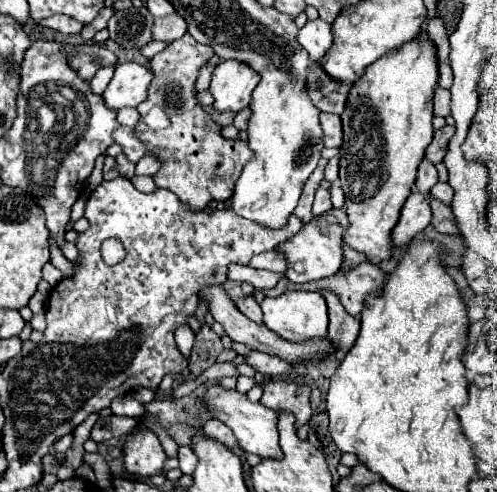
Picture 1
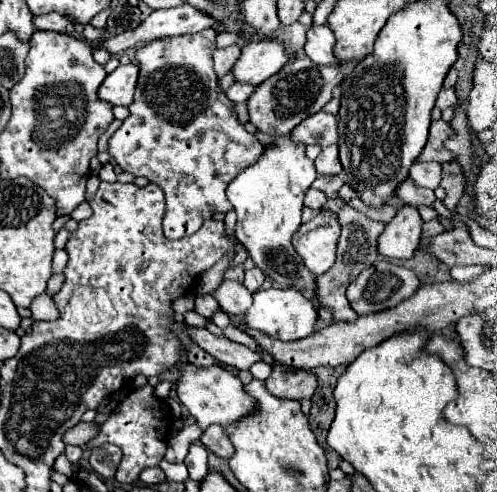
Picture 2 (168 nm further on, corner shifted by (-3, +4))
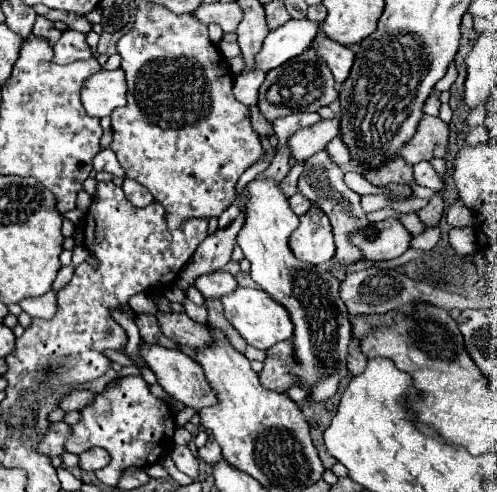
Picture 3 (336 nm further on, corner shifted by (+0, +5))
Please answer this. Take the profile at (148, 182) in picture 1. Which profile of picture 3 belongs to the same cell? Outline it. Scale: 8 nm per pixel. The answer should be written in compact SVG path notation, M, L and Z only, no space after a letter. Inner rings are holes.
M125 180L123 182L123 192L125 192L125 196L127 196L127 200L131 202L131 204L135 204L137 208L143 208L143 206L147 206L147 204L151 204L153 202L153 196L151 196L151 192L147 192L147 188L143 188L139 182L135 182L135 180Z

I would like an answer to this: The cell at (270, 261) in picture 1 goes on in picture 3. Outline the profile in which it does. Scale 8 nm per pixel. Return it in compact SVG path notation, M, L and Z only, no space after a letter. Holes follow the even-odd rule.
M251 180L245 188L245 222L237 234L237 244L251 262L251 278L291 312L295 324L295 358L299 360L299 366L293 368L293 372L301 380L301 388L317 402L325 400L337 392L339 380L347 376L351 322L343 300L339 298L339 282L333 280L327 270L323 272L293 256L287 240L299 226L299 216L291 210L289 198L281 190L281 182Z

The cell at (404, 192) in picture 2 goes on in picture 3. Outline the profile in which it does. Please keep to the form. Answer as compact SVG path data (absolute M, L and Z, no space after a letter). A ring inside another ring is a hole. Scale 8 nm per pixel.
M395 158L387 168L379 168L379 172L371 172L371 176L365 176L371 184L375 186L389 186L389 184L405 184L405 186L415 186L413 170L407 166L401 158Z

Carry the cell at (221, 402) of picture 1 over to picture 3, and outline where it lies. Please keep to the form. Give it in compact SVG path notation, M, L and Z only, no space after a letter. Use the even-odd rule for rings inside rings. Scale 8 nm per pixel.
M143 344L141 348L141 354L143 358L147 360L149 368L155 372L159 384L163 386L163 390L167 394L171 394L175 400L183 402L187 408L193 408L195 412L199 412L201 408L207 408L207 406L213 406L217 404L217 394L215 390L211 388L211 384L205 380L205 374L203 374L203 368L189 356L185 356L181 350L167 350L167 348L161 348L161 346L153 346L153 344Z

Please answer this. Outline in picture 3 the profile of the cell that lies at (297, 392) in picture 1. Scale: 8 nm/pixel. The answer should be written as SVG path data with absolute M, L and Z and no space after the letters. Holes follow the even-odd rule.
M291 340L279 342L267 350L265 368L259 374L261 386L275 392L287 392L287 388L297 386L299 380L291 374L291 368L295 368L295 348Z

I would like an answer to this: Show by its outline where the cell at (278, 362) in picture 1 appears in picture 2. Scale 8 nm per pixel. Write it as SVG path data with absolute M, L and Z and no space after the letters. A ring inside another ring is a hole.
M188 327L186 333L194 343L198 343L214 359L226 365L232 365L236 369L248 369L252 363L260 361L260 357L252 349L238 345L226 337L216 337L206 327Z

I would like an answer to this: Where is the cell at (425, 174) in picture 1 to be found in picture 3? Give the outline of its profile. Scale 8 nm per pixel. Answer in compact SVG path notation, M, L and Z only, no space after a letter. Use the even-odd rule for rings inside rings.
M419 162L419 164L415 164L413 166L413 176L415 176L415 180L417 180L419 186L443 190L443 184L441 184L435 168L431 166L431 162Z

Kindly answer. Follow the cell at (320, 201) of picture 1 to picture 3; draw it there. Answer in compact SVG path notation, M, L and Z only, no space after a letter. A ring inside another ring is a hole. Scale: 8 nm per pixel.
M297 192L297 194L293 194L291 198L289 198L289 204L291 204L291 208L293 208L293 212L297 214L297 216L303 216L313 204L311 204L311 200L309 198L305 198L301 192Z

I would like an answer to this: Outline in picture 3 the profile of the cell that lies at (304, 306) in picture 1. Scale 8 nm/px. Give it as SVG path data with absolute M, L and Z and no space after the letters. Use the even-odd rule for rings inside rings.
M237 288L231 296L223 296L221 302L223 302L223 308L225 308L225 316L233 324L233 328L237 328L237 332L251 346L255 346L259 350L267 350L273 344L277 344L281 340L289 340L293 336L293 328L295 326L291 324L291 314L287 312L287 308L283 304L273 300L263 290L257 290L257 288Z

